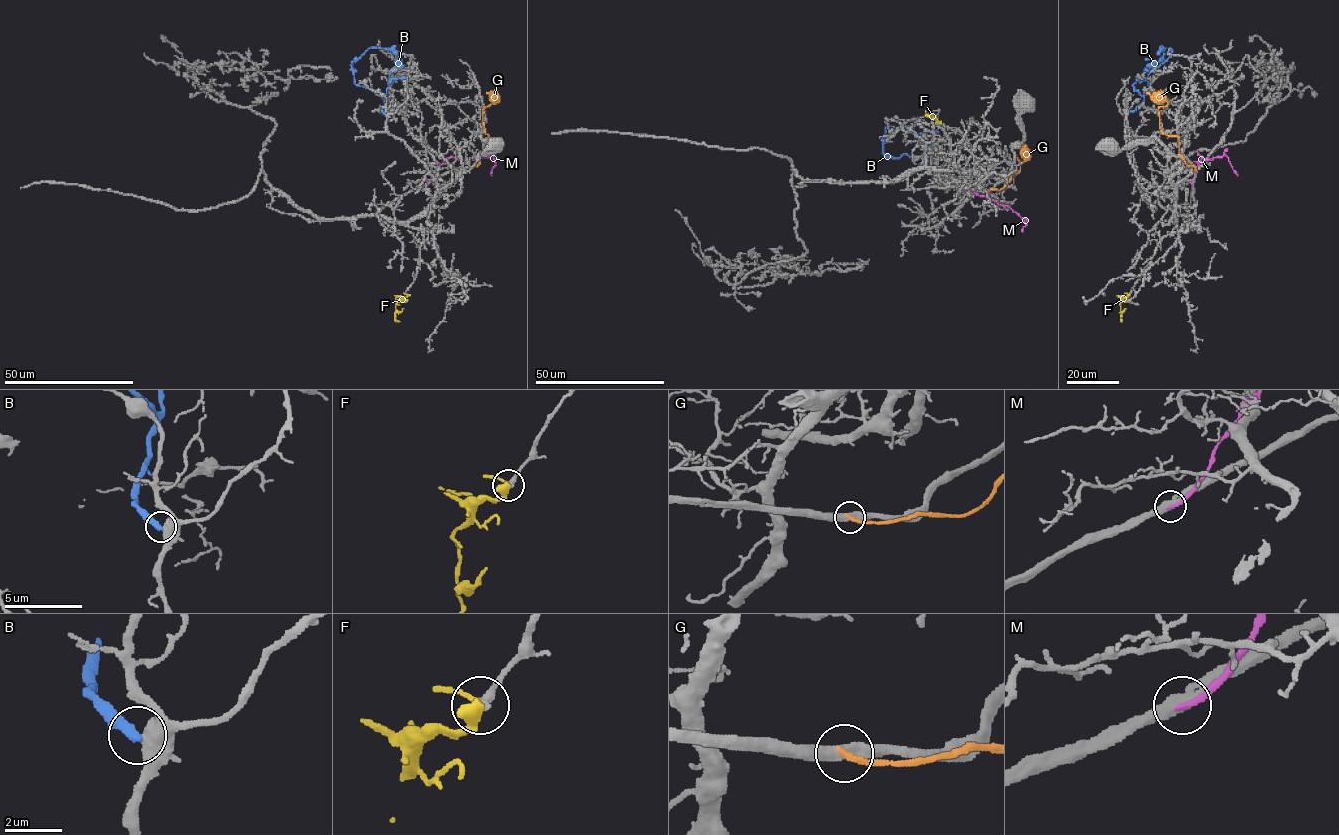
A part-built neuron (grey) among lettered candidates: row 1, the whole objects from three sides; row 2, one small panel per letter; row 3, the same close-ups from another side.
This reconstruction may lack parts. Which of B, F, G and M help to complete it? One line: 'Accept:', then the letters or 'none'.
Accept: none

